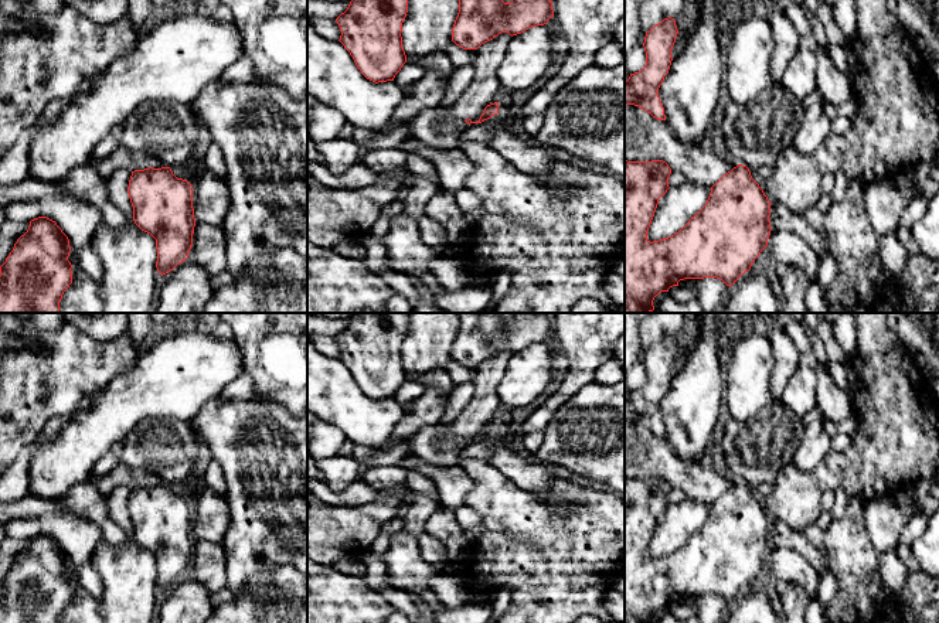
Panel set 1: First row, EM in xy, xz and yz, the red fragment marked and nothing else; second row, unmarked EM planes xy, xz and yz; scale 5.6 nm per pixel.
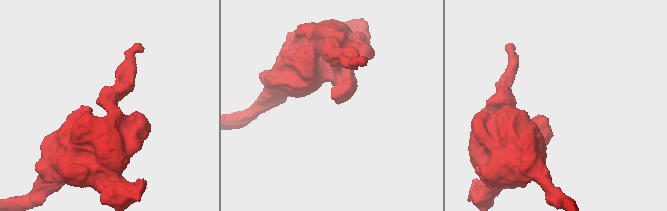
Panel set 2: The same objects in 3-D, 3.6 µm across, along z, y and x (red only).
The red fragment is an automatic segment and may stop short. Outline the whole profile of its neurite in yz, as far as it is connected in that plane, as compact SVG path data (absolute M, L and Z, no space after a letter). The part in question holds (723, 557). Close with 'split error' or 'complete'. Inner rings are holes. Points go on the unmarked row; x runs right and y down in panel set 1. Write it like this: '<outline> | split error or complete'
M625 477L625 623L653 623L659 610L684 596L717 595L731 605L768 564L772 521L742 481L711 504L705 522L678 549L650 559L647 548L670 491L663 477Z | complete

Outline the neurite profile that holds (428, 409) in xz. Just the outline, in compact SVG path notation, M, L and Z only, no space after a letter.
M426 389L423 395L416 398L404 418L395 426L394 438L380 447L380 450L391 450L401 443L411 443L412 438L425 426L436 426L443 418L449 395L436 389Z

